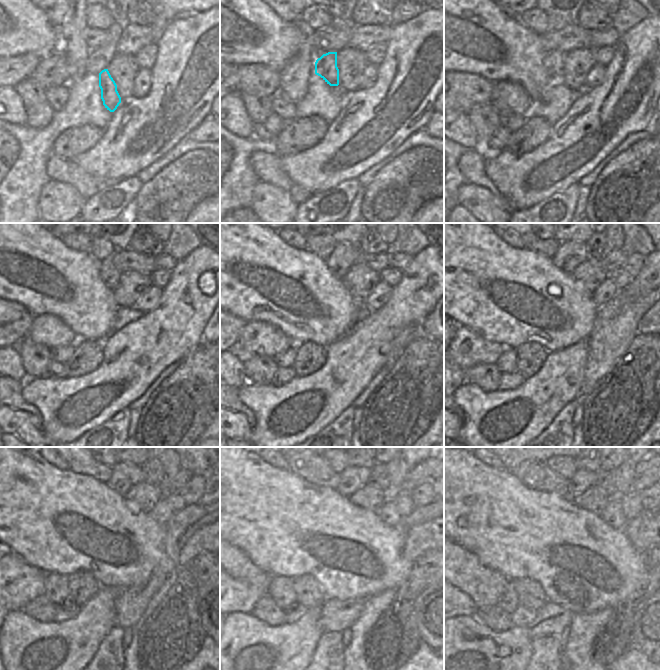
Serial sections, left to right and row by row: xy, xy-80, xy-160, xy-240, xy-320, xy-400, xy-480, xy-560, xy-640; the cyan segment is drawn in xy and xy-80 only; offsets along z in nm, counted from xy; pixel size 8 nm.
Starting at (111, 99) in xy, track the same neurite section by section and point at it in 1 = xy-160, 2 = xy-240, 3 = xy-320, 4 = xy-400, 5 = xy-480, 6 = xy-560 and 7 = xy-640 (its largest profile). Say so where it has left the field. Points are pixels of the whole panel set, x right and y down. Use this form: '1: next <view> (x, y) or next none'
1: next xy-160 (554, 60)
2: next xy-240 (110, 275)
3: next xy-320 (345, 255)
4: next xy-400 (569, 255)
5: next xy-480 (124, 476)
6: next xy-560 (353, 478)
7: next xy-640 (582, 479)

